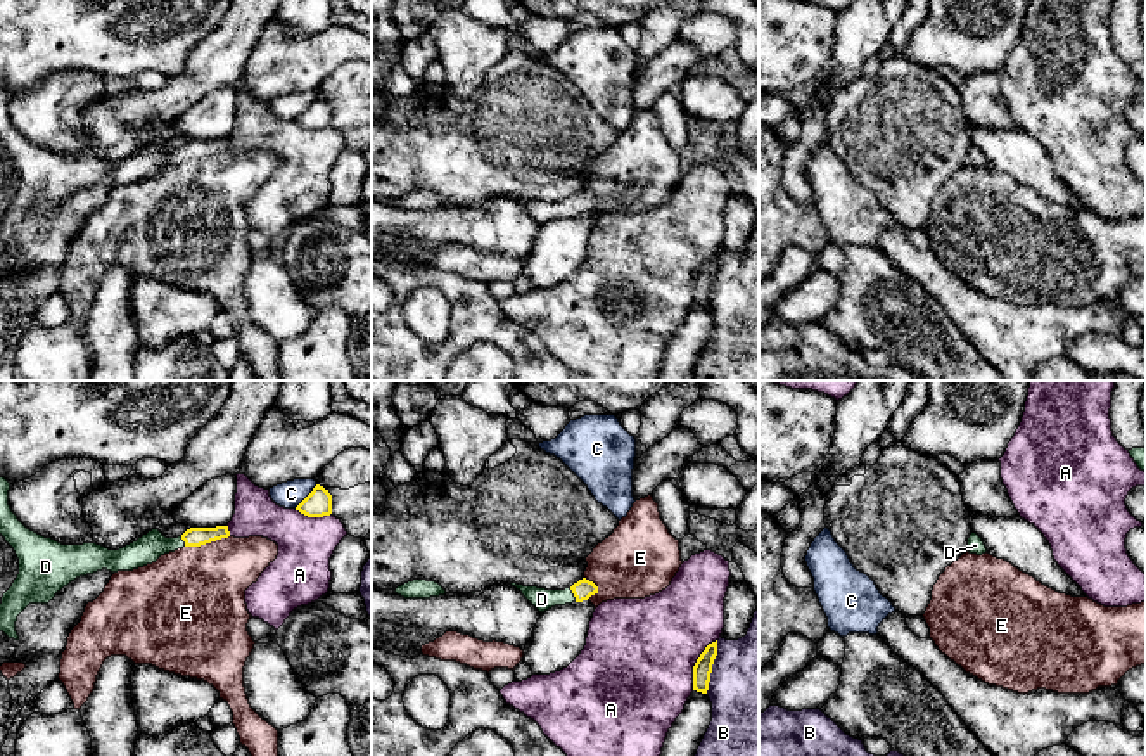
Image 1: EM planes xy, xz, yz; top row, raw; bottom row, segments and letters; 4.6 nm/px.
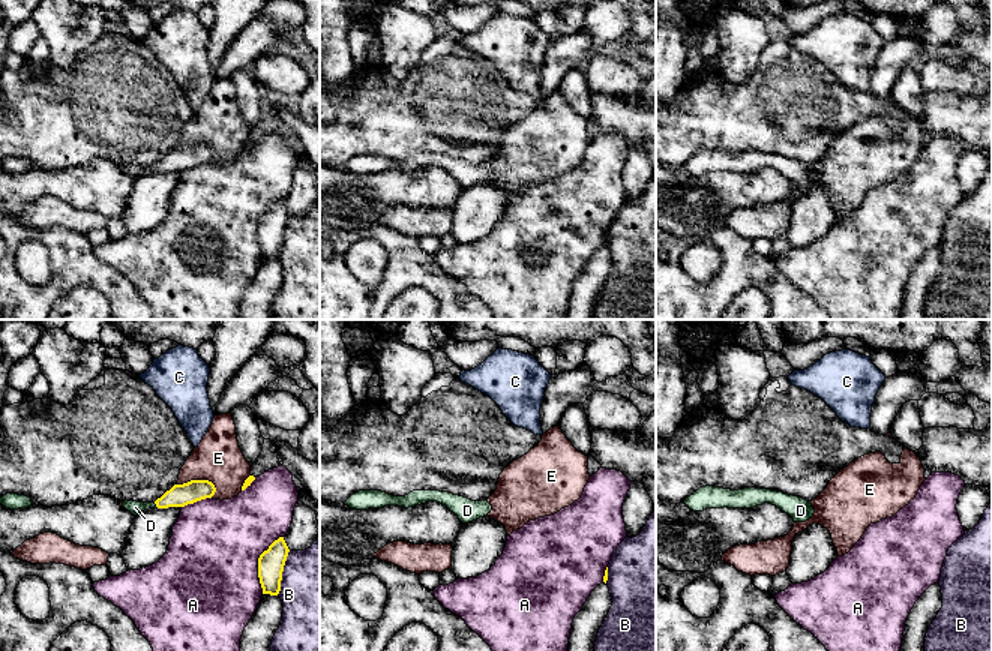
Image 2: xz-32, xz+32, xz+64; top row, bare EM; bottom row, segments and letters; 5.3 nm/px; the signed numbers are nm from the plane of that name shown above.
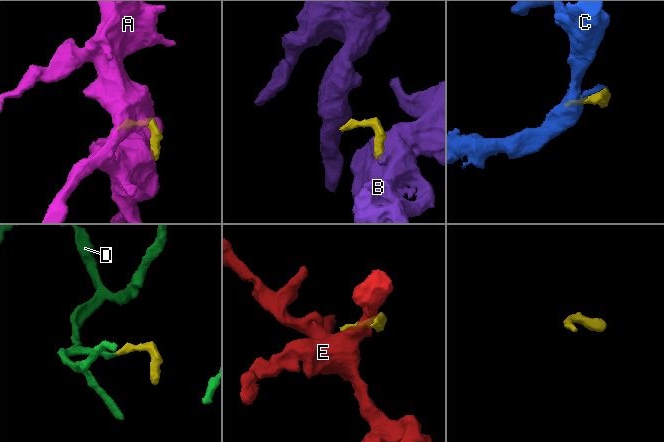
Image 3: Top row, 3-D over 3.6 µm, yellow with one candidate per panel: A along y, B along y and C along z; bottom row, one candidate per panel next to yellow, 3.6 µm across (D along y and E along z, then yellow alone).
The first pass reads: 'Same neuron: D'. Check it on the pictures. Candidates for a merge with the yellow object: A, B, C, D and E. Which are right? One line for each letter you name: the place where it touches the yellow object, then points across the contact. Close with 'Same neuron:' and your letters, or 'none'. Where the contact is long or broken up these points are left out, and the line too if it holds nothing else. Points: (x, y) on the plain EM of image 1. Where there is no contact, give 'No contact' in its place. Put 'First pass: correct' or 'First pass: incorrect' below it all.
D: Touches yellow at xz (574, 208). Path across: xz (583, 201), (574, 208), (541, 211)
Same neuron: D
First pass: correct

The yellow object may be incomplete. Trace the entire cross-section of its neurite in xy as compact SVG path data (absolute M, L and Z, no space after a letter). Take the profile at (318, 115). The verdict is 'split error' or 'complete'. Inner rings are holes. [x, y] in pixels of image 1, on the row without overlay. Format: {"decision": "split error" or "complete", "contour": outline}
{"decision": "complete", "contour": "M316 97L313 104L296 119L308 130L323 130L332 126L332 107L323 99Z"}

